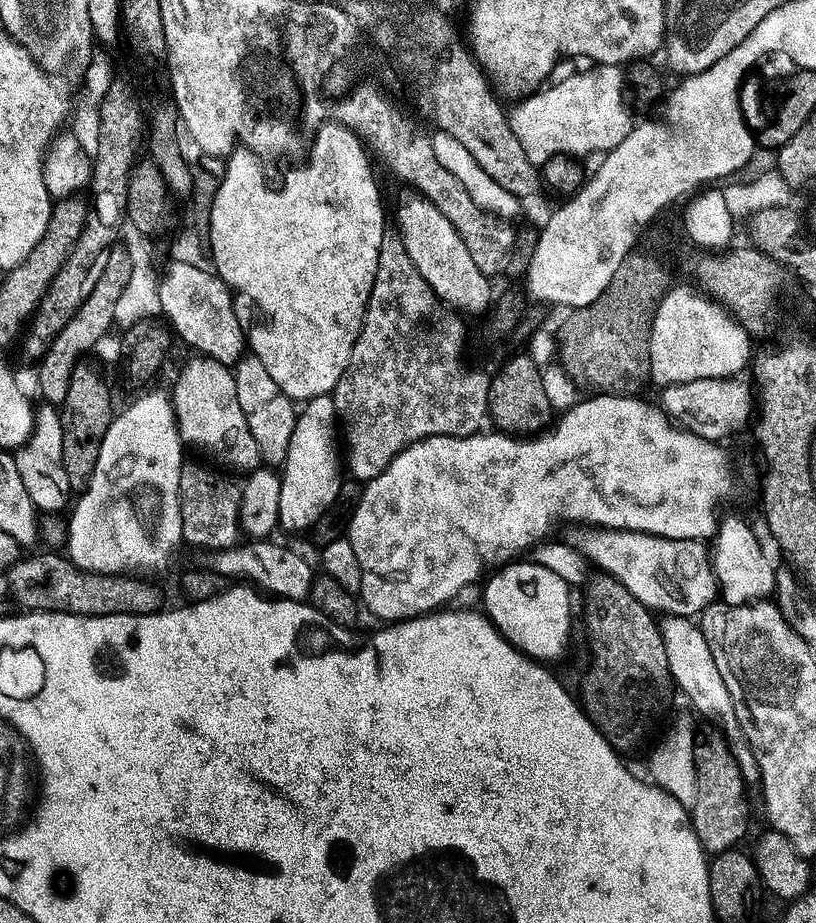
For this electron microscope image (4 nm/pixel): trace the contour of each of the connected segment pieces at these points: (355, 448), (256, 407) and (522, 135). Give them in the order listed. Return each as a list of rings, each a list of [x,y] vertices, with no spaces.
[[[385,235],[380,255],[379,274],[375,276],[362,334],[355,343],[350,364],[333,392],[336,415],[342,432],[348,435],[346,468],[361,482],[378,478],[396,456],[409,445],[435,436],[469,435],[455,409],[444,402],[434,401],[416,390],[416,372],[408,360],[410,338],[421,320],[438,307],[431,286],[422,278],[412,262],[401,237]]]
[[[245,355],[235,365],[234,375],[238,386],[238,402],[242,405],[242,414],[246,414],[250,434],[254,434],[254,442],[258,442],[261,461],[268,466],[284,465],[290,454],[290,438],[294,438],[296,429],[297,405],[281,390],[278,382],[270,378],[266,366],[262,366],[256,356]]]
[[[592,66],[589,72],[580,70],[574,78],[567,79],[562,85],[551,85],[535,94],[521,99],[516,109],[510,112],[510,121],[514,134],[522,144],[530,162],[537,166],[549,164],[556,156],[581,158],[592,156],[595,152],[612,152],[634,129],[634,121],[628,117],[628,108],[624,105],[626,76],[616,66]]]

